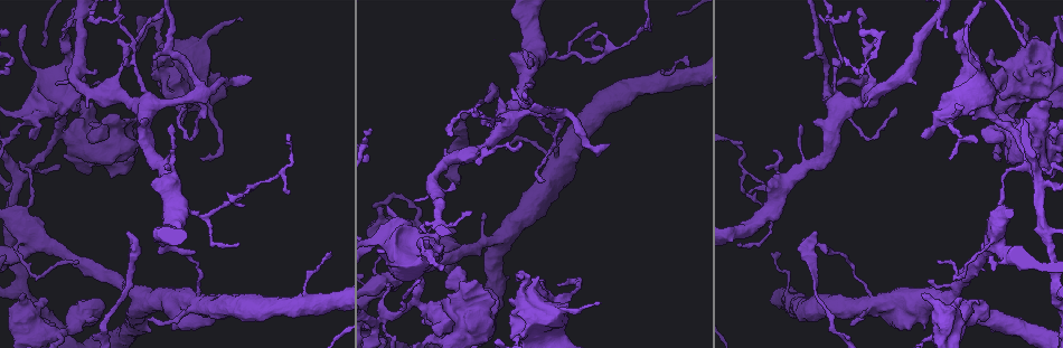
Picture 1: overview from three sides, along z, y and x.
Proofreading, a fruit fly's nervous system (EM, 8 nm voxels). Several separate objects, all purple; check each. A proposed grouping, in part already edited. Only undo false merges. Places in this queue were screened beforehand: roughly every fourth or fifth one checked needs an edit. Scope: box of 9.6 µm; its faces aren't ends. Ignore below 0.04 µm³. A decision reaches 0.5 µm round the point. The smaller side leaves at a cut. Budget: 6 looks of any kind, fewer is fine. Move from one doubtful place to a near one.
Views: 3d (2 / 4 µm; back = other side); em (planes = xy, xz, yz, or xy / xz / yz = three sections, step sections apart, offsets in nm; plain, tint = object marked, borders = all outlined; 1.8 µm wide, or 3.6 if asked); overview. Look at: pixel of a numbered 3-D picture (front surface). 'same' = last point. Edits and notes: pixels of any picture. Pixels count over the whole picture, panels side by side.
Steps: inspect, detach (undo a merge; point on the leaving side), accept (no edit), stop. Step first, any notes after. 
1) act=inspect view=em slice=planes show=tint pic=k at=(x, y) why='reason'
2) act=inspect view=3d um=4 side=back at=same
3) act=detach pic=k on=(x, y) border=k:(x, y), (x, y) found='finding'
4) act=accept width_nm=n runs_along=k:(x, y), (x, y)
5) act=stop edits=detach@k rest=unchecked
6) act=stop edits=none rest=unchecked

act=inspect view=em slice=yz step=4 show=tint pic=1 at=(188, 82) why='calibre changes'

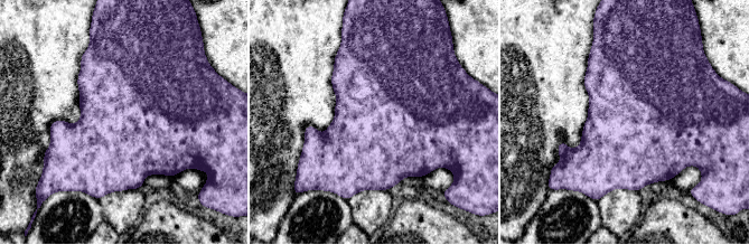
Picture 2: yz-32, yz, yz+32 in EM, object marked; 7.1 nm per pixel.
act=inspect view=em slice=planes show=tint at=same why='cut it another way'

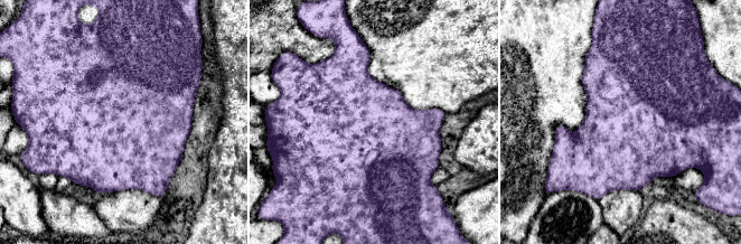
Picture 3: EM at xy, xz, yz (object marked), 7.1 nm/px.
act=accept found='one neuron here'

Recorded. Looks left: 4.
act=inspect view=3d um=4 side=back pic=1 at=(85, 127) why='thick turns thin'

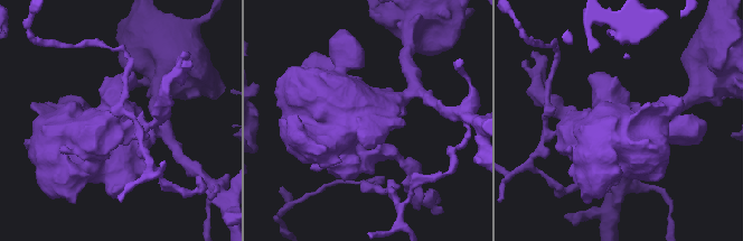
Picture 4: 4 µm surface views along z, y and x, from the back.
act=inspect view=em um=3.6 slice=xy step=16 show=tint at=same why='need the tissue'

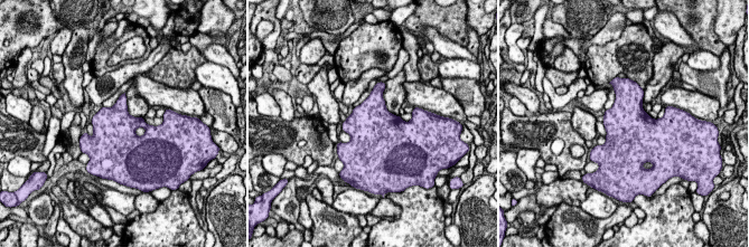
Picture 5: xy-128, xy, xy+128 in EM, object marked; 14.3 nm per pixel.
act=accept found='continuous, no second neuron'

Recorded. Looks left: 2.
act=inspect view=3d um=4 pic=1 at=(29, 244) why='branch point'

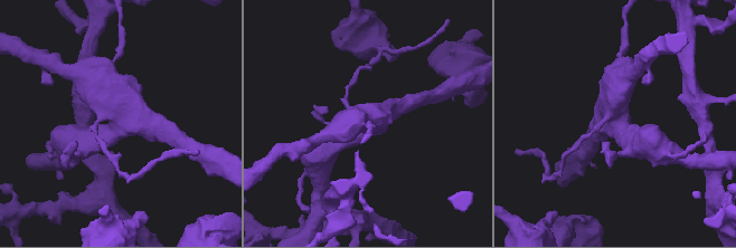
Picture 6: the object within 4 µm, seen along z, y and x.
act=inspect view=em slice=xz step=16 show=tint pic=6 at=(120, 122) why='need the tissue'

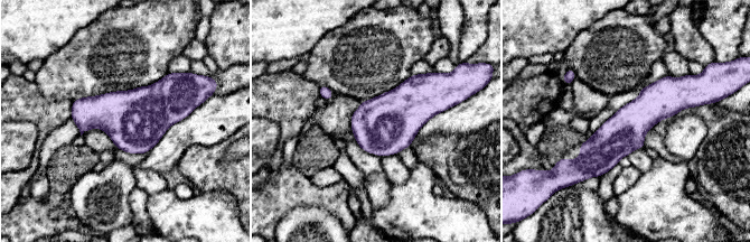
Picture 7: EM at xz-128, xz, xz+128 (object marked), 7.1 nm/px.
act=accept width_nm=300 found='continuous, no second neuron'

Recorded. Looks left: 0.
act=stop edits=none rest=unchecked

